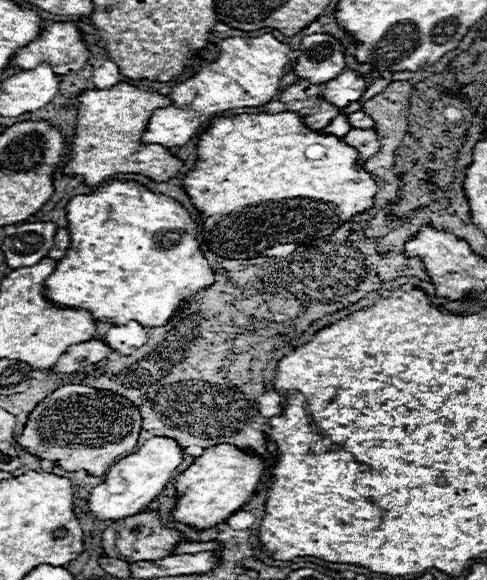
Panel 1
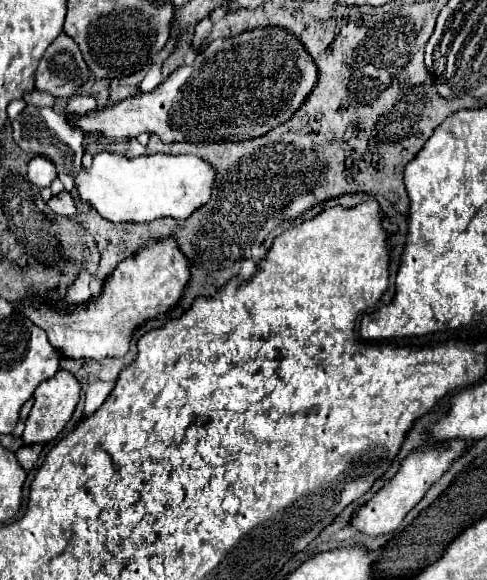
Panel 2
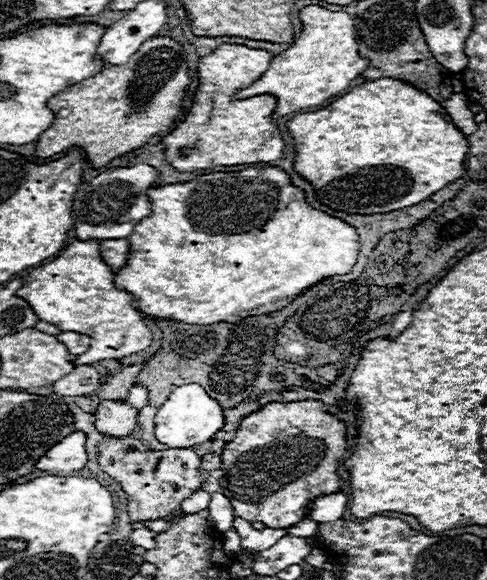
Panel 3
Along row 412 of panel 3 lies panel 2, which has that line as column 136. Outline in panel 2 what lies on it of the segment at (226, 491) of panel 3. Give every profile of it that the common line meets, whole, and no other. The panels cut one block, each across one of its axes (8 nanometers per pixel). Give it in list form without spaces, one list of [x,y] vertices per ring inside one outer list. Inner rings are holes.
[[[174,236],[156,240],[138,248],[136,254],[122,260],[110,278],[104,282],[98,296],[80,306],[60,308],[58,304],[36,294],[24,296],[16,310],[28,316],[34,324],[48,332],[48,340],[64,358],[86,358],[102,362],[104,358],[120,358],[128,352],[132,334],[146,320],[156,318],[160,312],[170,310],[182,296],[190,280],[190,262],[180,252]]]

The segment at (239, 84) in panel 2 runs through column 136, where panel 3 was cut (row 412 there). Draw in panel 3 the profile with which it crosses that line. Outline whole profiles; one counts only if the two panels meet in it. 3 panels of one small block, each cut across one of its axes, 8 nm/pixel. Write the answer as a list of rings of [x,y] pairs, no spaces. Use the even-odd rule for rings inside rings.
[[[104,400],[94,412],[94,426],[104,436],[126,438],[136,428],[136,410],[122,400]]]

